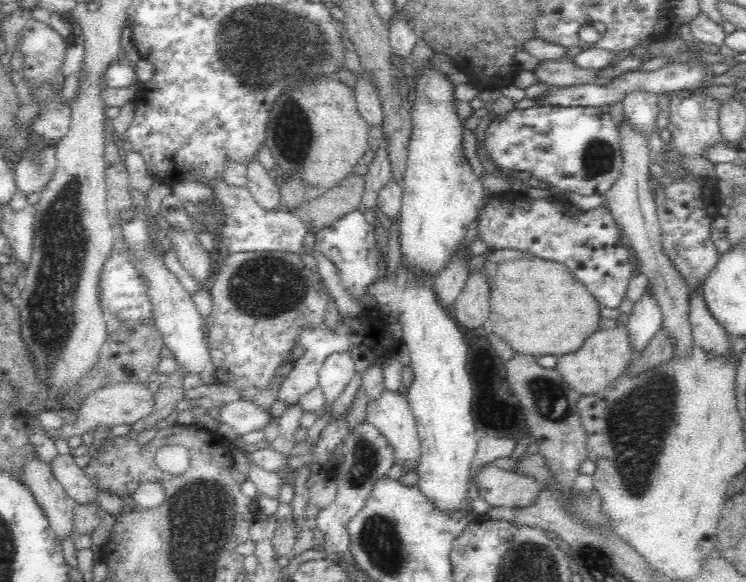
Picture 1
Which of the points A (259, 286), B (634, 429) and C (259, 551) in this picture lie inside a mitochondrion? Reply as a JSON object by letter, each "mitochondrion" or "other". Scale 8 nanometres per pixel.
{"A":"mitochondrion","B":"mitochondrion","C":"other"}

